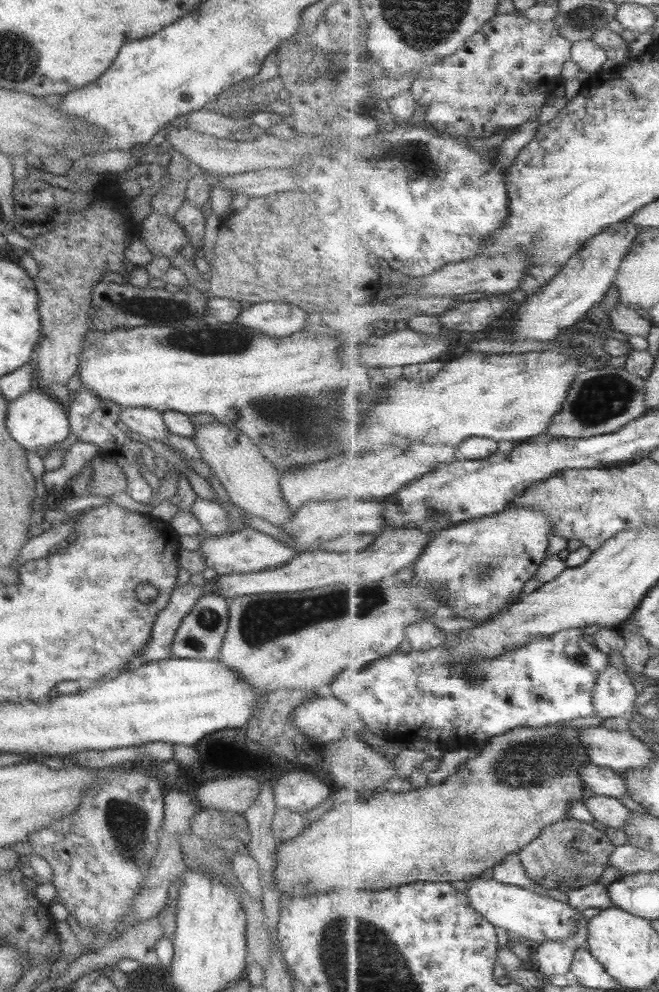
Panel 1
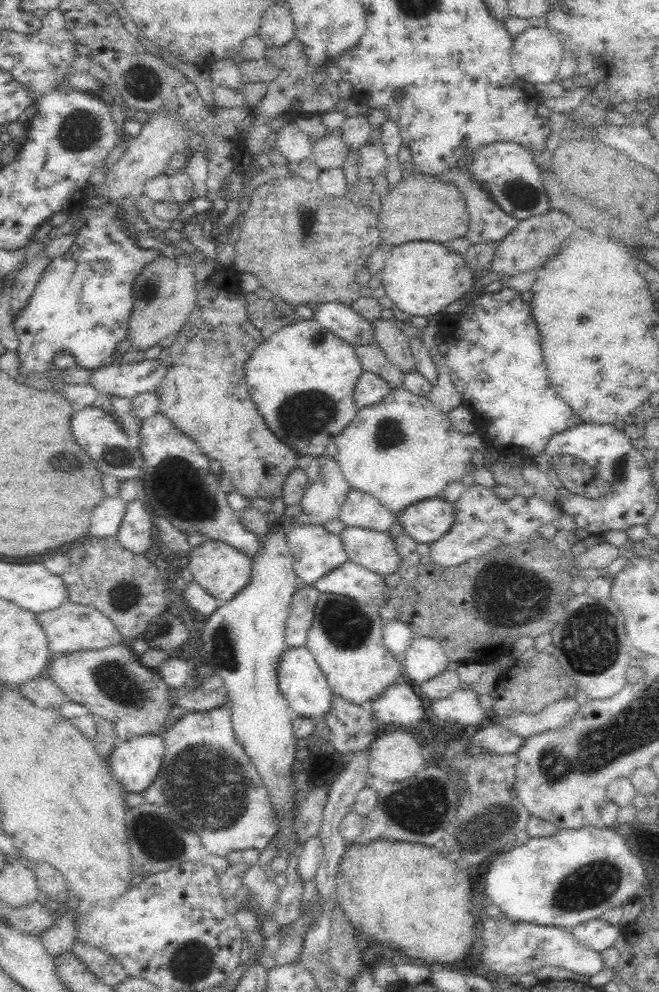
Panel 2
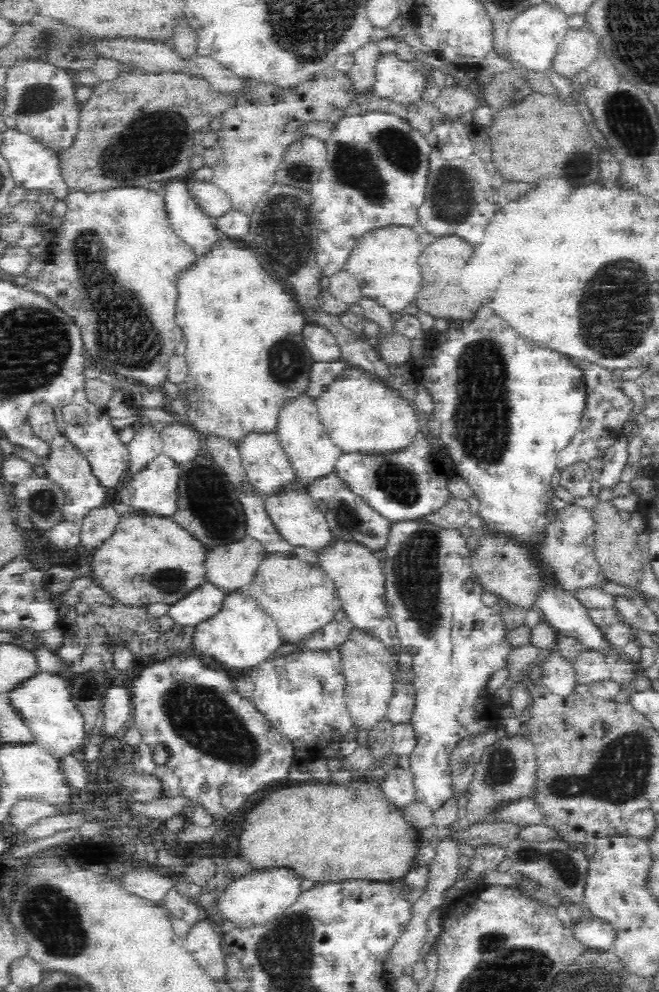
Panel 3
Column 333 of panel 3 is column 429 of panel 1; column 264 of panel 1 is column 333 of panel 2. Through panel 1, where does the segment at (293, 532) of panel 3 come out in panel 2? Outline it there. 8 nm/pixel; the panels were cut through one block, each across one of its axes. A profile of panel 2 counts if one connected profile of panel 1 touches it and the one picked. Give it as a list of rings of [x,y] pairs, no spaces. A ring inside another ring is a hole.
[[[350,561],[334,568],[313,585],[321,593],[349,596],[373,607],[382,606],[385,602],[382,576]]]

